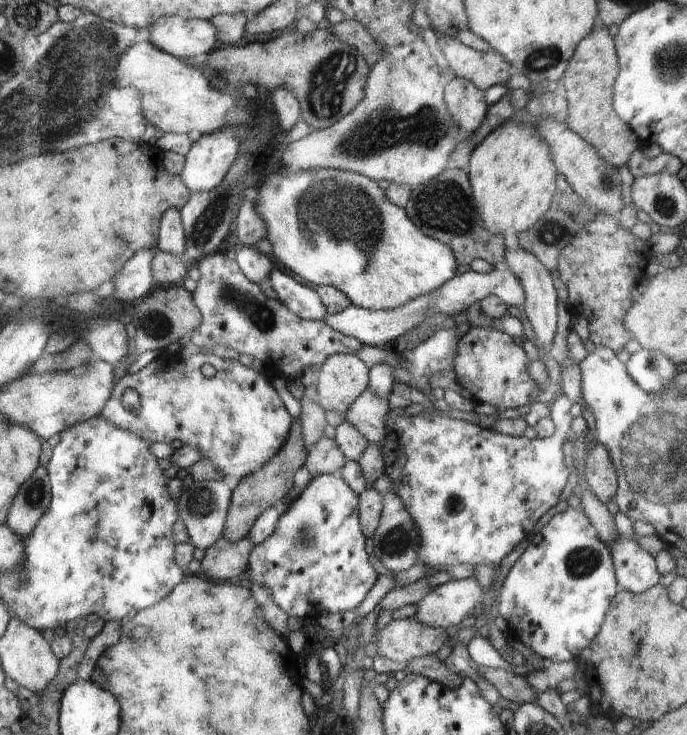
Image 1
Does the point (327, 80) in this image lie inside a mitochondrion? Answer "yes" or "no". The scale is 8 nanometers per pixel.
yes

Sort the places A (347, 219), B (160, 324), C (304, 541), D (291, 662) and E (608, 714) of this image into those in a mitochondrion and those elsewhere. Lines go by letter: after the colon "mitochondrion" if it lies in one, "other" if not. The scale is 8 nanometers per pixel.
A: mitochondrion
B: mitochondrion
C: mitochondrion
D: other
E: other

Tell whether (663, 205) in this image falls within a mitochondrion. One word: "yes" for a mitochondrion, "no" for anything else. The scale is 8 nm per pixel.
yes

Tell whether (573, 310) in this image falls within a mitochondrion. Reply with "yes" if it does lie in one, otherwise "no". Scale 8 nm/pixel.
no

